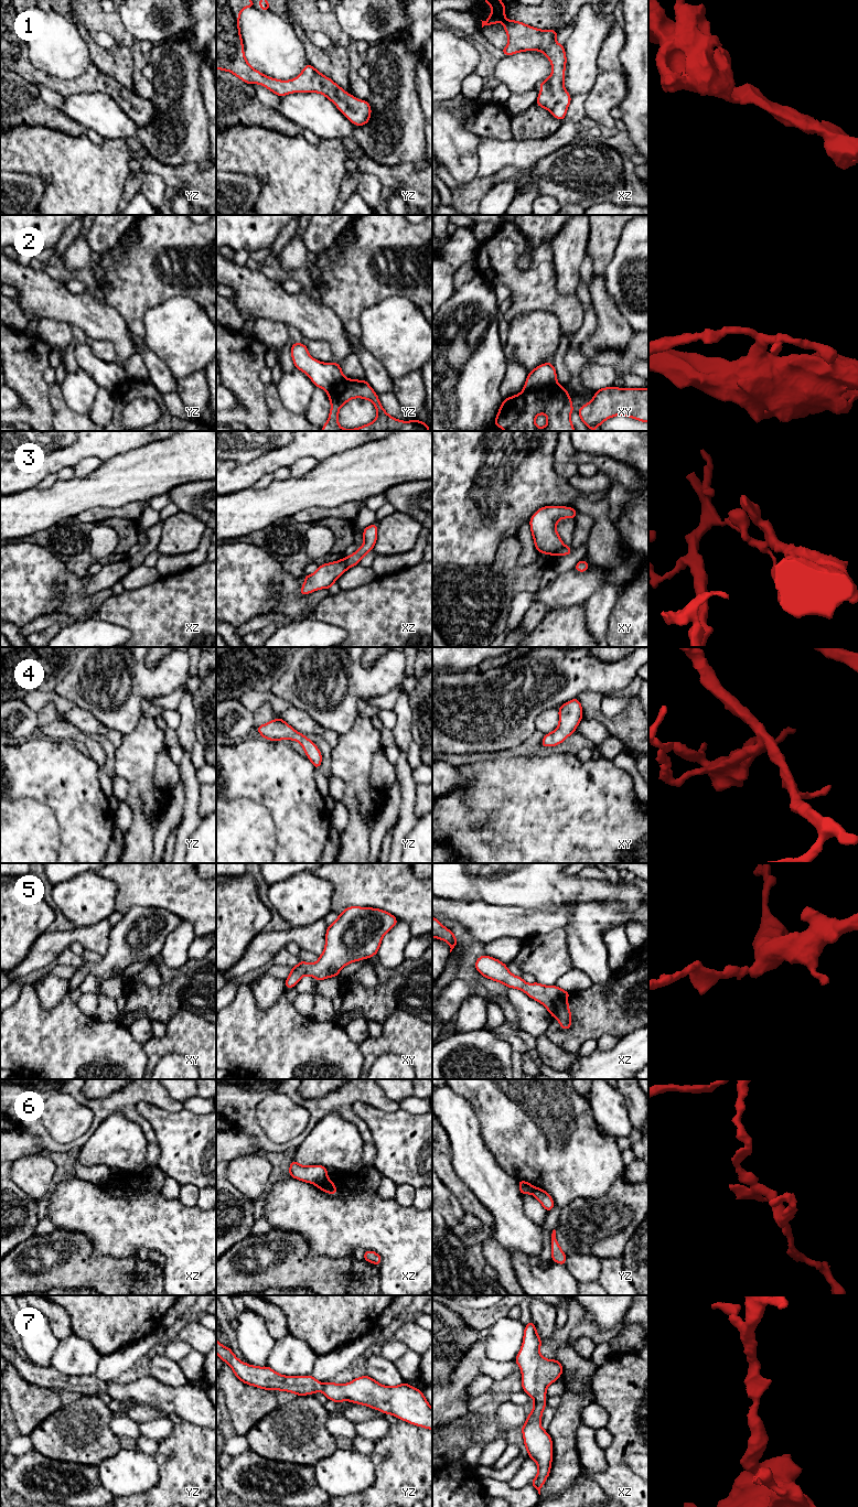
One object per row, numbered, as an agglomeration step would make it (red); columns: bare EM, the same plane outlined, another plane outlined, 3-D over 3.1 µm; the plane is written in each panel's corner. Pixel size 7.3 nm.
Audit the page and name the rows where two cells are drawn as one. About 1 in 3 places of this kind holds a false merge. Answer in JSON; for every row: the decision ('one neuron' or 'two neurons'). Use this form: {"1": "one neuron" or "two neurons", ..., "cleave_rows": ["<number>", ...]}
{"1": "one neuron", "2": "two neurons", "3": "two neurons", "4": "one neuron", "5": "one neuron", "6": "two neurons", "7": "one neuron", "cleave_rows": ["2", "3", "6"]}

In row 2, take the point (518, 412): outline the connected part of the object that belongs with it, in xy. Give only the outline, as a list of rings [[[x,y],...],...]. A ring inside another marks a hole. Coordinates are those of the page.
[[[550,385],[504,399],[494,427],[504,431],[575,431],[570,420],[572,409],[571,398],[564,386]],[[540,413],[547,417],[544,428],[535,423]]]

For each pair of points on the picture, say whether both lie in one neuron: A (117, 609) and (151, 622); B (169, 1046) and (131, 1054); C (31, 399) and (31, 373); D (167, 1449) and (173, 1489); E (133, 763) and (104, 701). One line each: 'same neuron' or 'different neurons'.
A: same neuron
B: different neurons
C: same neuron
D: same neuron
E: different neurons

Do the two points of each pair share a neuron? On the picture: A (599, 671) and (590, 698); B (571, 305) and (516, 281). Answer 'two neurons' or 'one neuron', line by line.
A: two neurons
B: one neuron

